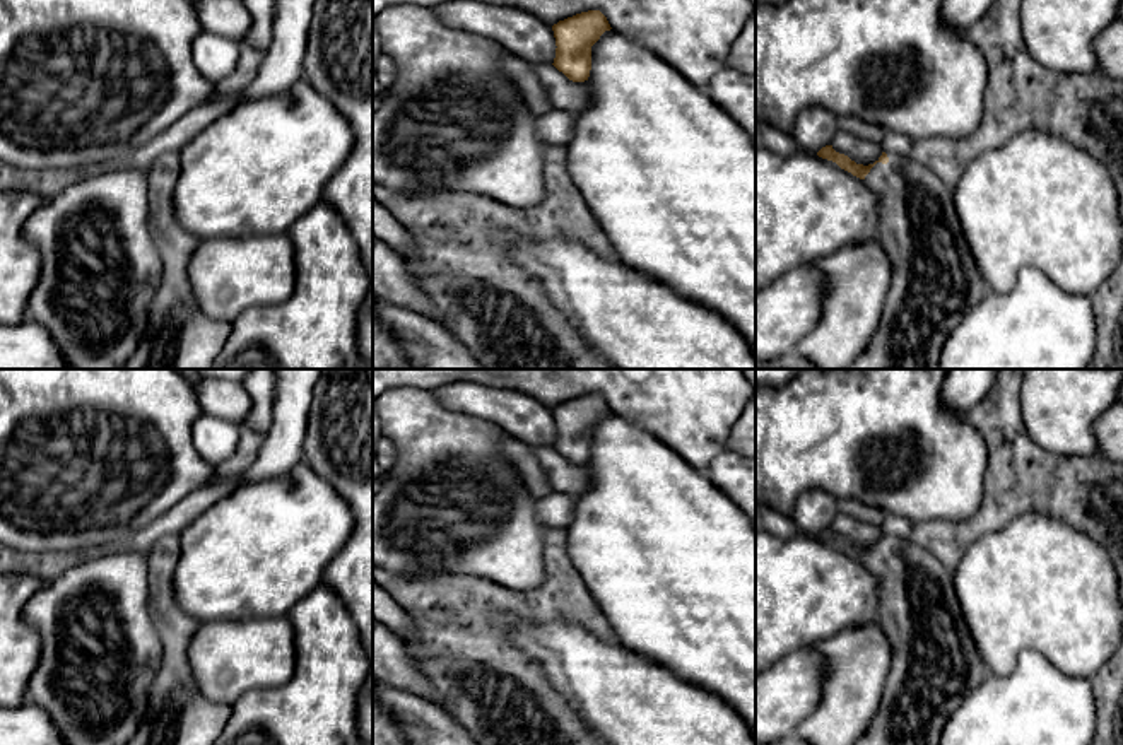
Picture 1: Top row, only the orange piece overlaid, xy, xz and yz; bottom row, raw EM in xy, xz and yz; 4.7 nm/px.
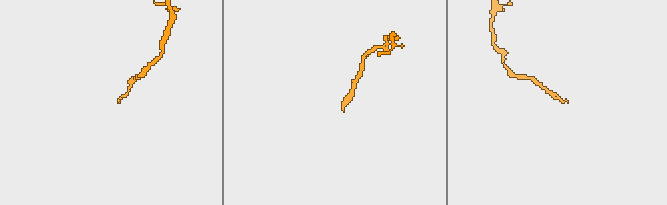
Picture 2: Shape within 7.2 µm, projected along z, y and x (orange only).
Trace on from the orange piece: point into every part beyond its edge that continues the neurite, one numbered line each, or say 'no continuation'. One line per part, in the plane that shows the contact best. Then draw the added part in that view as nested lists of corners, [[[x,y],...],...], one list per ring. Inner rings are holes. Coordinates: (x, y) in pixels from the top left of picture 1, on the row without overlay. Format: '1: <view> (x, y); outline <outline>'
1: yz (935, 663); outline [[[887,537],[889,545],[877,545],[865,566],[882,584],[879,620],[892,644],[892,663],[877,714],[855,745],[940,745],[940,735],[950,714],[991,673],[986,668],[966,625],[954,578],[949,569],[926,548],[911,540]]]

